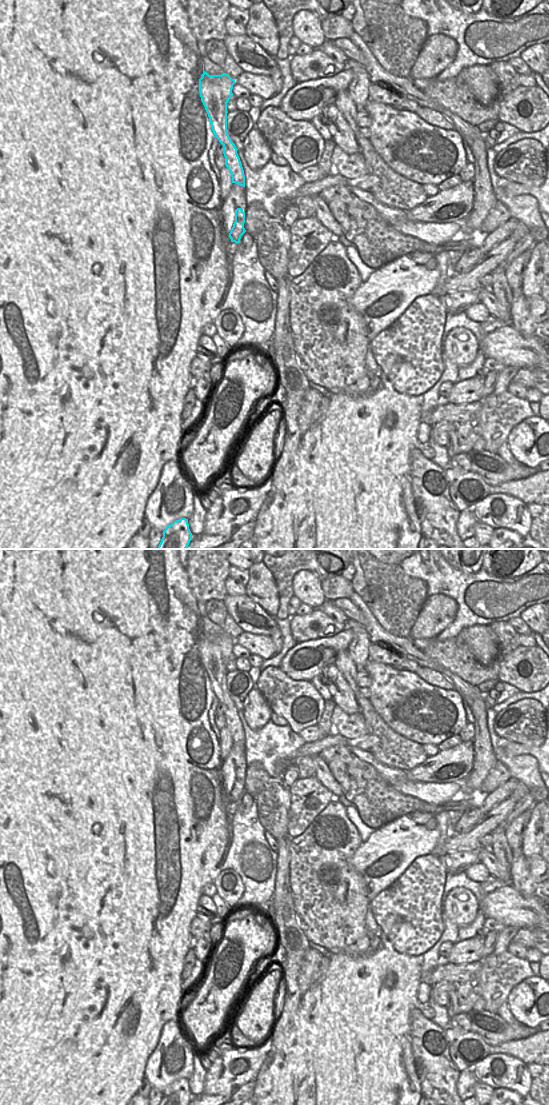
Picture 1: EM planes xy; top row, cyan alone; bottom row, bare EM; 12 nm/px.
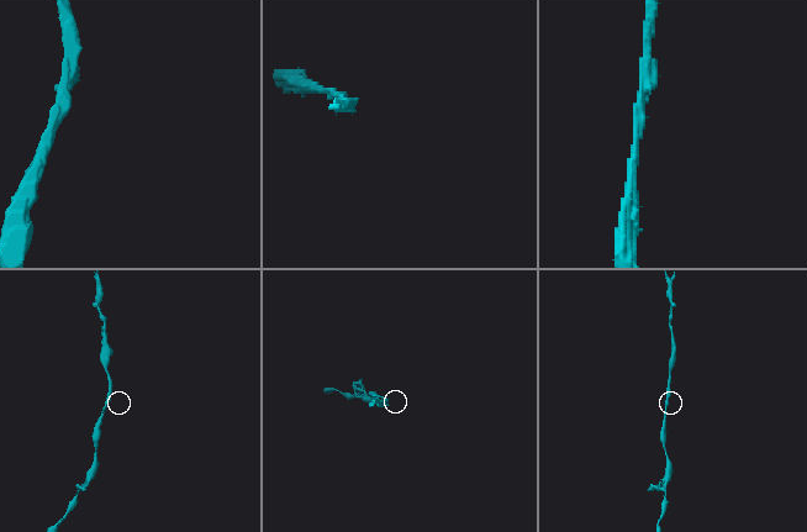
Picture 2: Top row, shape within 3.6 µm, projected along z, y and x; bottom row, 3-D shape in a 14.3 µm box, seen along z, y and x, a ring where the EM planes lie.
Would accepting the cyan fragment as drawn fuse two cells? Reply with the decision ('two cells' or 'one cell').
one cell

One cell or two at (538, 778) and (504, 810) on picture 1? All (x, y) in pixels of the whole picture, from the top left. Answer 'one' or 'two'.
two

